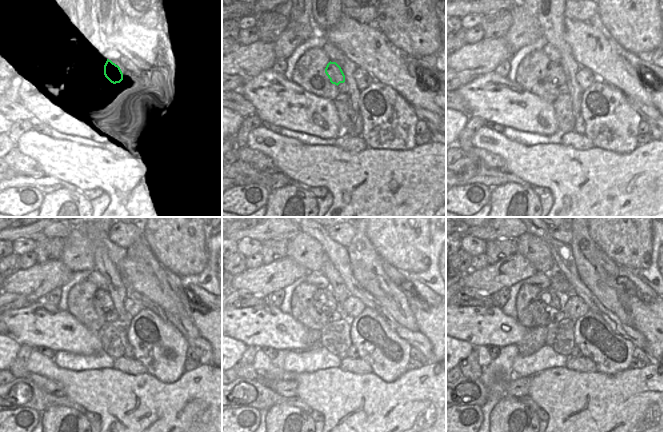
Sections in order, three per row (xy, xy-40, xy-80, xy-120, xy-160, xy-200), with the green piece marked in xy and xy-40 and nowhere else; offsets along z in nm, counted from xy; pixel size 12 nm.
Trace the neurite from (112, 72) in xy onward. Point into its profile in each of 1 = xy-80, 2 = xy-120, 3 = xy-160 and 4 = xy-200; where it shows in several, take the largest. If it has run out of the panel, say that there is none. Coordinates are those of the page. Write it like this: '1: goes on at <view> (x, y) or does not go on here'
1: goes on at xy-80 (555, 74)
2: goes on at xy-120 (102, 300)
3: goes on at xy-160 (324, 301)
4: goes on at xy-200 (548, 299)

